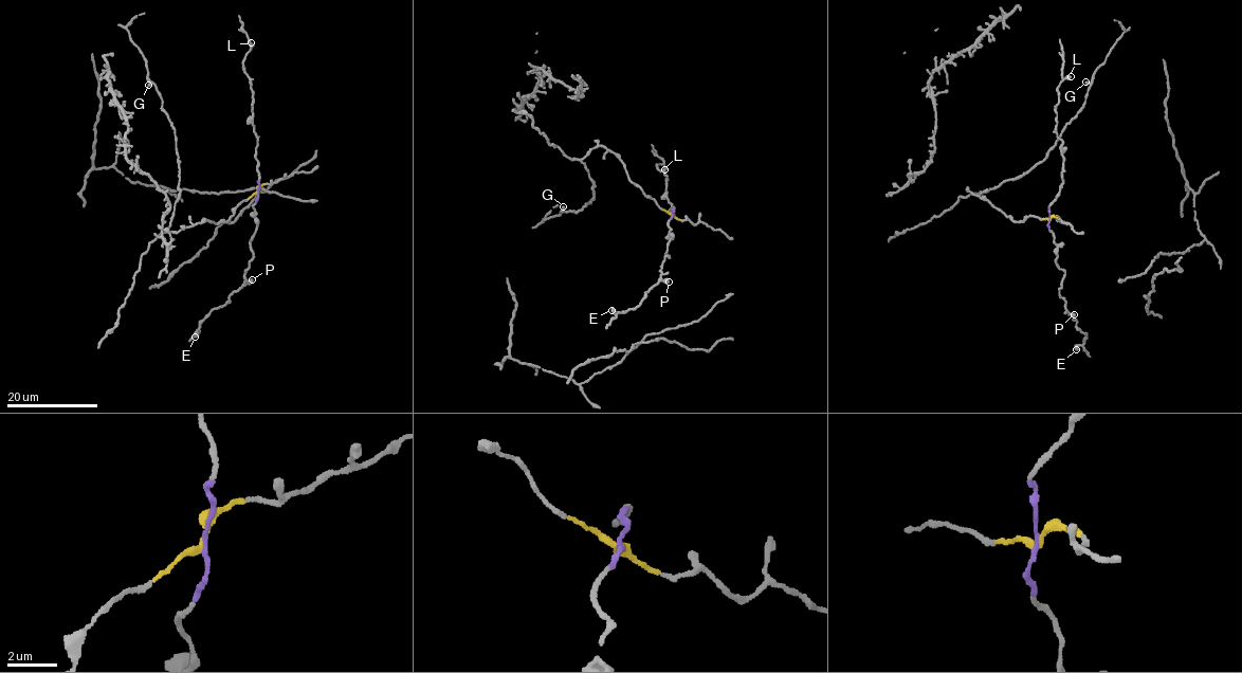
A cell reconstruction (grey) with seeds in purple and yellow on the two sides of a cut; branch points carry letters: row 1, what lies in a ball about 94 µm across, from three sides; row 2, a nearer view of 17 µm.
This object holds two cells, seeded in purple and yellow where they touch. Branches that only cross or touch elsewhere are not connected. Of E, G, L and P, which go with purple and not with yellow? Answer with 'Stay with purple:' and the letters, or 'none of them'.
Stay with purple: E, L, P

